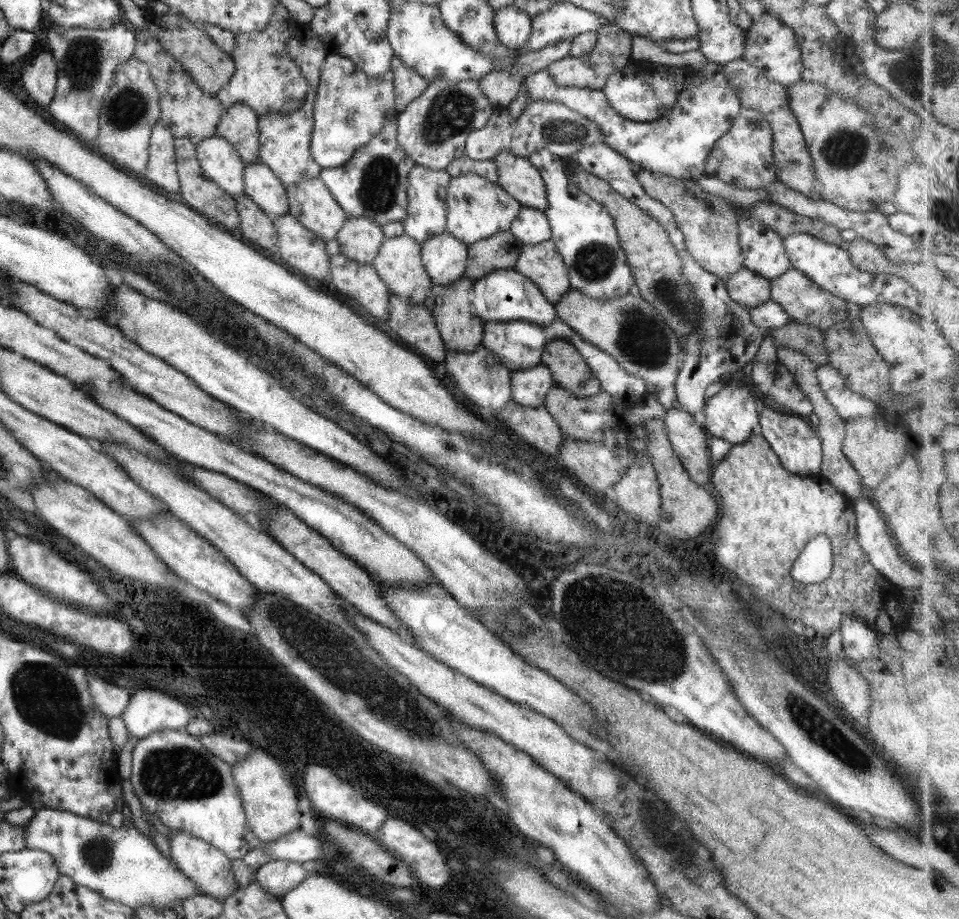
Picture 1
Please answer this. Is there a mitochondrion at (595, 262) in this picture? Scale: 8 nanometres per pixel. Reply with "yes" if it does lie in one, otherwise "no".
yes

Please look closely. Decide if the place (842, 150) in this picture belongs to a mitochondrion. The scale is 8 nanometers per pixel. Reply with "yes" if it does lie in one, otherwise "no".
yes

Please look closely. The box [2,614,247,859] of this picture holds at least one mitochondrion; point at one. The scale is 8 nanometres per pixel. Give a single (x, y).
(47, 701)

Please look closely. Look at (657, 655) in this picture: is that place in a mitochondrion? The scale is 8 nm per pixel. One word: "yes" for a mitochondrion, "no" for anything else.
yes

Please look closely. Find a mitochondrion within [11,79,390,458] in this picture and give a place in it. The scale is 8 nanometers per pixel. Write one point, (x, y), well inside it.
(130, 105)

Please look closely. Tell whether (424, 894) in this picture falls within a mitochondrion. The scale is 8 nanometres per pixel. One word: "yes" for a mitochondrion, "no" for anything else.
no

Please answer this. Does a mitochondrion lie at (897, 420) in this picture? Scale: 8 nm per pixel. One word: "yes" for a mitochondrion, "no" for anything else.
no

